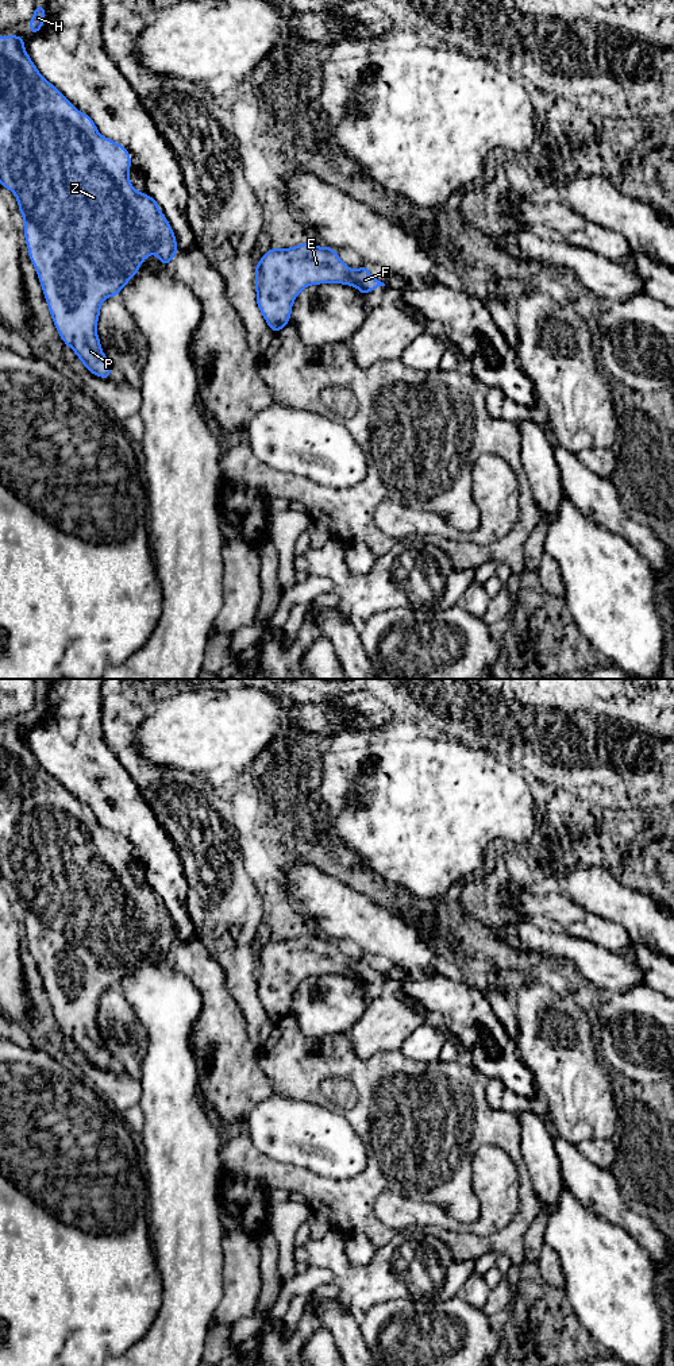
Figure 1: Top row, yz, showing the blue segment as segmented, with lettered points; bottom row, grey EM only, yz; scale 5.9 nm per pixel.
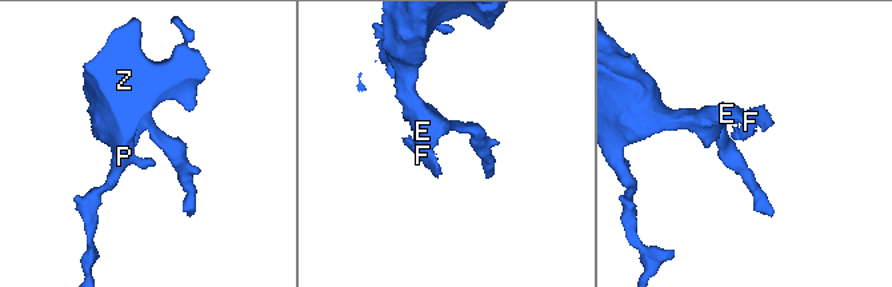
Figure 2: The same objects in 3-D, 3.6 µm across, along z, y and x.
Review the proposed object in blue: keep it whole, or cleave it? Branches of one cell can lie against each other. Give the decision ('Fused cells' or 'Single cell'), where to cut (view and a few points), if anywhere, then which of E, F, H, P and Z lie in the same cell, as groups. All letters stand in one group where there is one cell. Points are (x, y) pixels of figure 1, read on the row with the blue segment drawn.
Single cell. No split. Groups: E F H P Z

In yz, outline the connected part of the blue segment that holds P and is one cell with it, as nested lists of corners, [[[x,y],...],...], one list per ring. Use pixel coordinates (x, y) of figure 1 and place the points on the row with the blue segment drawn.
[[[18,35],[0,36],[0,184],[16,196],[19,211],[24,219],[24,236],[28,247],[30,259],[35,266],[39,282],[43,289],[53,321],[63,343],[68,344],[85,364],[86,370],[101,378],[109,379],[112,364],[100,347],[96,333],[96,324],[100,315],[101,302],[109,297],[118,297],[122,288],[138,273],[140,263],[154,252],[162,265],[172,263],[178,251],[176,236],[165,215],[159,212],[159,205],[151,196],[136,192],[128,180],[131,158],[128,151],[119,143],[101,136],[93,120],[73,107],[73,104],[35,67],[24,50],[24,39]]]

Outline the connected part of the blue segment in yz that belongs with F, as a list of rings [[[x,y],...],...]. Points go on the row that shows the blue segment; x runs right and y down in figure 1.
[[[309,242],[286,250],[271,248],[255,266],[255,289],[258,308],[274,333],[289,323],[296,296],[317,283],[351,285],[362,296],[385,286],[367,271],[366,265],[351,270],[334,248]]]

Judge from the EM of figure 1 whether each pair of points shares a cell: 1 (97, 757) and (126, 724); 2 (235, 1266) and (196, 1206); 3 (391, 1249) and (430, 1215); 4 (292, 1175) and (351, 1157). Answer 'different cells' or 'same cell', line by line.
1: different cells
2: different cells
3: different cells
4: different cells

